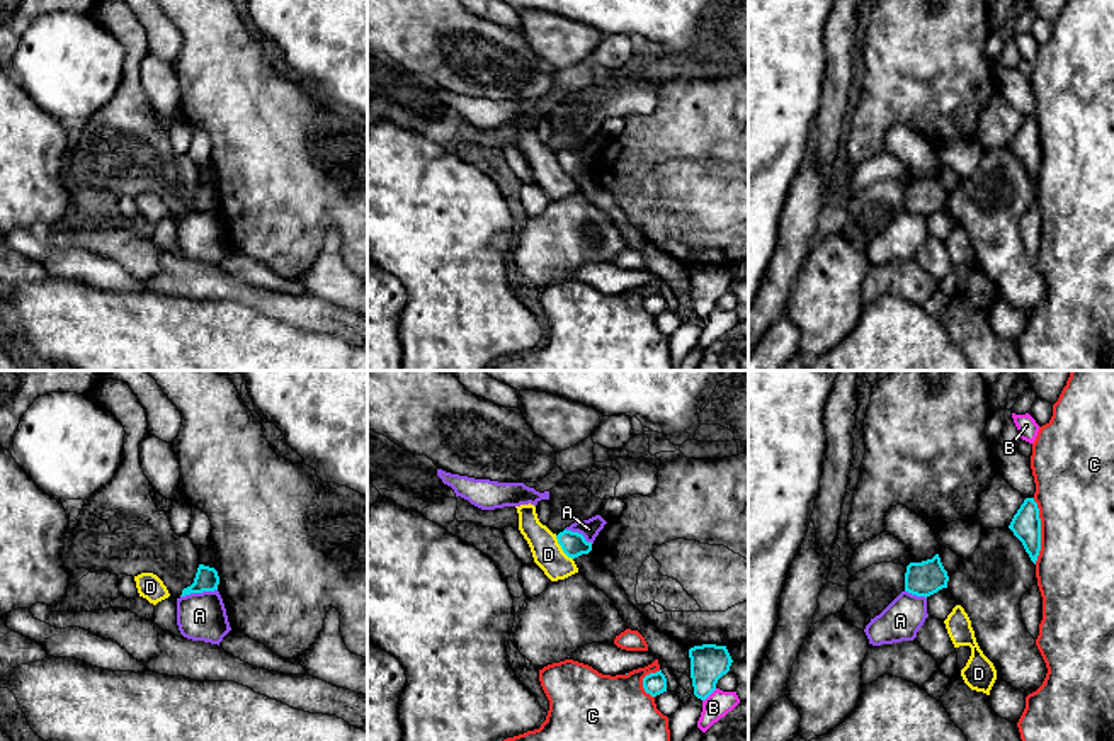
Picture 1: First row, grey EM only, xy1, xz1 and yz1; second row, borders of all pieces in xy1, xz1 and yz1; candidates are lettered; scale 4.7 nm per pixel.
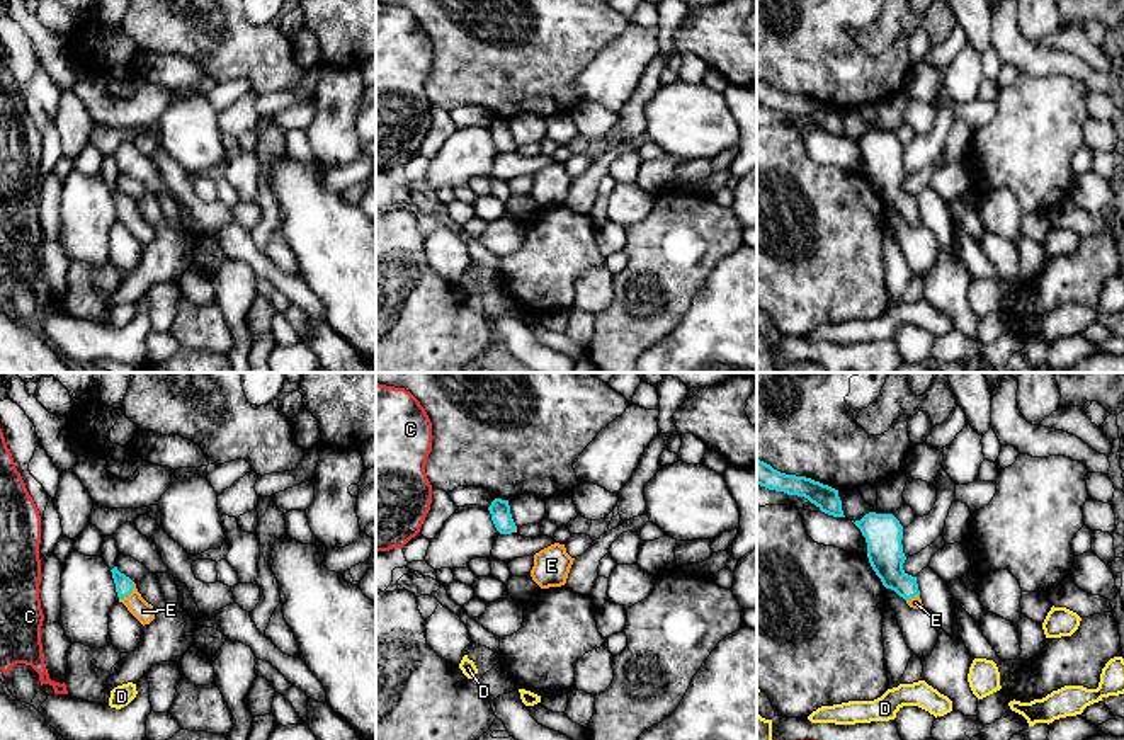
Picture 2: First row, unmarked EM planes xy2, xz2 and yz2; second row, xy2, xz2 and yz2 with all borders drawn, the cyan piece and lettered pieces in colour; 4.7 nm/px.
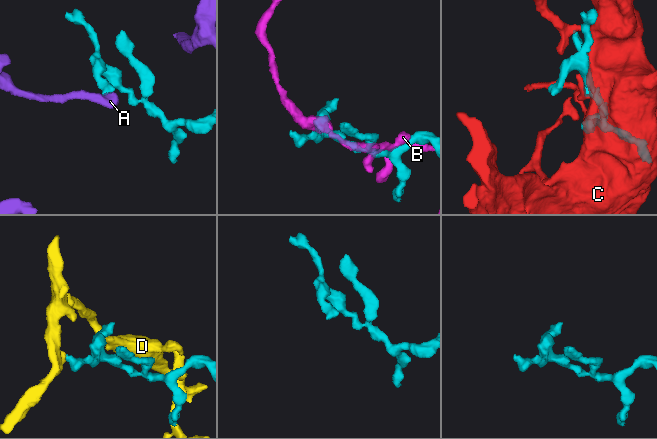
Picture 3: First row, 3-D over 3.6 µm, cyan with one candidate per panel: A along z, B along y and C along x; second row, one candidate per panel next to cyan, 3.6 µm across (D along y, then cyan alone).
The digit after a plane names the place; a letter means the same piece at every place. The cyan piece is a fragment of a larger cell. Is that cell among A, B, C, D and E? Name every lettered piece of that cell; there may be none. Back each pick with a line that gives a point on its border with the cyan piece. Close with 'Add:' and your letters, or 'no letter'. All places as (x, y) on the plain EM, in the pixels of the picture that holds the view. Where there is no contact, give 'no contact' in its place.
E: contact xy2 (130, 211)
Add: E

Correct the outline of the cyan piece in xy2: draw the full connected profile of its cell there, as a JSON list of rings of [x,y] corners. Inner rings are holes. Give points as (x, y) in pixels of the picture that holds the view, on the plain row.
[[[114,185],[111,191],[119,221],[122,221],[143,245],[150,243],[155,238],[153,225],[141,216],[141,213],[136,208],[136,202],[129,196],[121,192],[117,185]]]

